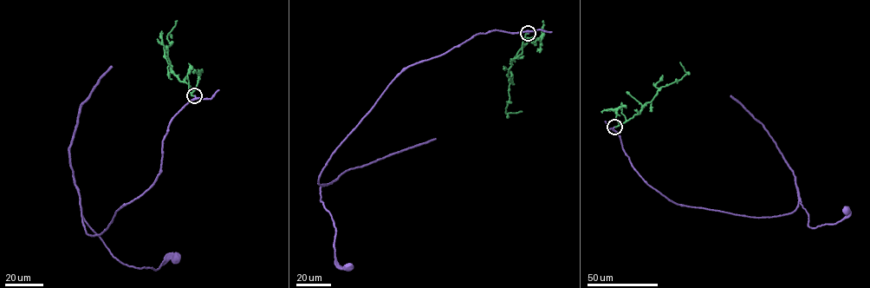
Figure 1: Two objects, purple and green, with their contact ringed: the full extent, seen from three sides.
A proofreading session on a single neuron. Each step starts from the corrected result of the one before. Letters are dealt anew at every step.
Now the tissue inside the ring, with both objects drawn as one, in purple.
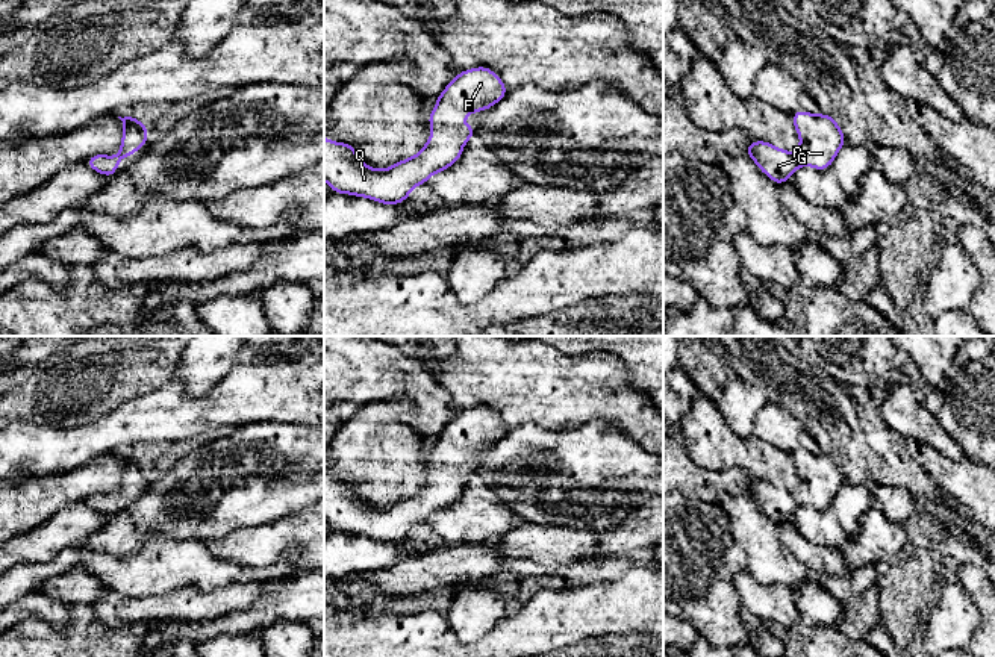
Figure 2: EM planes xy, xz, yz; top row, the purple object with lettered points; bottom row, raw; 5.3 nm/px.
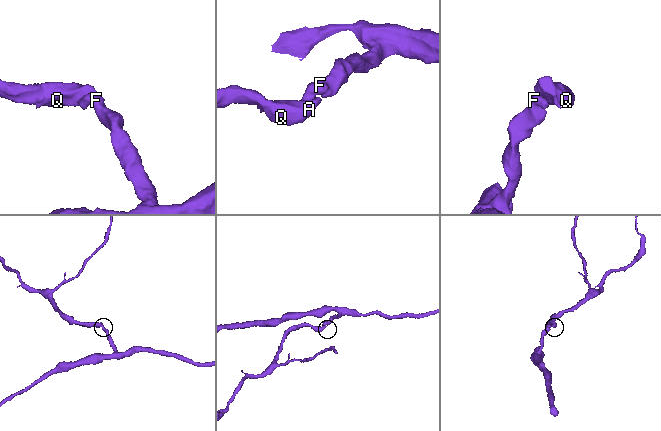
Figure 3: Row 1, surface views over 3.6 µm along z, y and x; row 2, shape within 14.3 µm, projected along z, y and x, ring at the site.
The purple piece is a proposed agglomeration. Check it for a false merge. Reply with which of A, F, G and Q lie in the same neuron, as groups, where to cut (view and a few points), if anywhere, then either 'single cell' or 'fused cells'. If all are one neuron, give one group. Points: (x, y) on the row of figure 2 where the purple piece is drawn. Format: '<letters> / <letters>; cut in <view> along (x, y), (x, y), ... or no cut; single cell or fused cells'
A F G Q; no cut; single cell

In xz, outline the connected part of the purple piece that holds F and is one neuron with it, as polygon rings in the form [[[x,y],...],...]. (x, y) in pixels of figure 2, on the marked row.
[[[488,67],[465,70],[439,94],[429,117],[435,132],[418,154],[386,170],[373,170],[356,156],[356,145],[324,138],[324,180],[338,194],[398,204],[432,174],[457,162],[466,141],[477,133],[473,126],[457,123],[469,112],[492,107],[506,94],[503,80]]]

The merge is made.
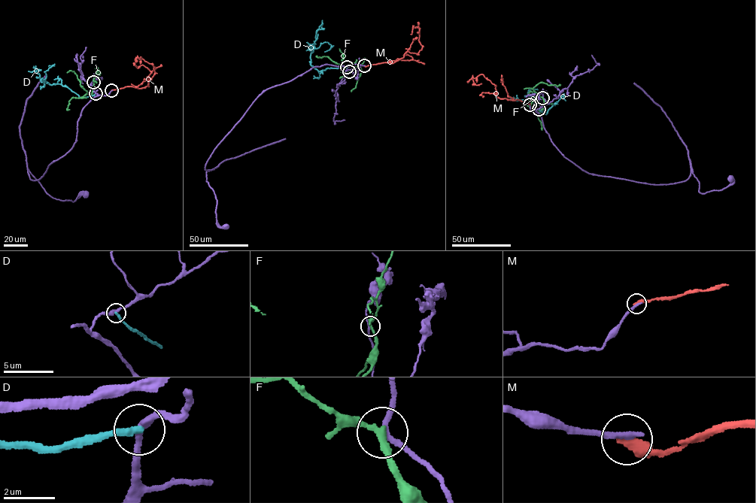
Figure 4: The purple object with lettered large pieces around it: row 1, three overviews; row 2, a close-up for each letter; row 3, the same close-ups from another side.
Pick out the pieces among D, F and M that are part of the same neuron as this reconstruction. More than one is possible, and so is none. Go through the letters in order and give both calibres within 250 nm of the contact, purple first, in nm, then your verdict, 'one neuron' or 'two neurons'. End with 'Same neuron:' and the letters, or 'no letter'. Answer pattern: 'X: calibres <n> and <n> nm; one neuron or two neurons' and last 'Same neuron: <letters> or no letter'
D: calibres 280 and 260 nm; two neurons
F: calibres 180 and 240 nm; two neurons
M: calibres 280 and 400 nm; two neurons
Same neuron: no letter

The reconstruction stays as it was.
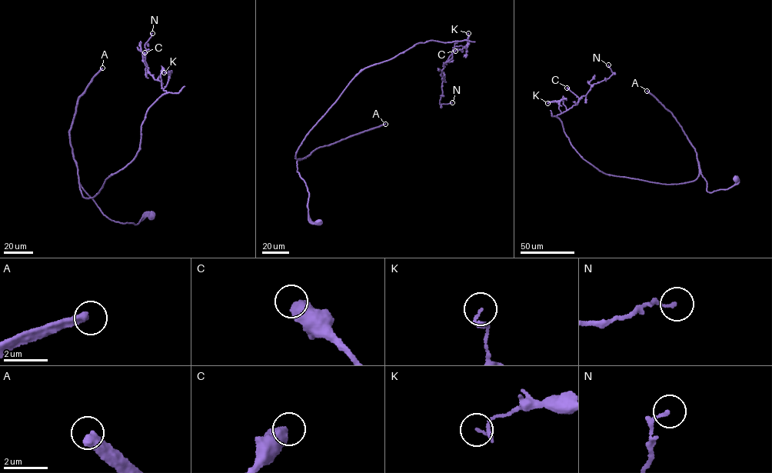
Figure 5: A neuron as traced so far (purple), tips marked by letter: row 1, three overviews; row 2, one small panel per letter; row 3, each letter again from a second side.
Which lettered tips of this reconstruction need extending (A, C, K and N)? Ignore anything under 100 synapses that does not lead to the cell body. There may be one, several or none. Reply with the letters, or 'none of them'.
A

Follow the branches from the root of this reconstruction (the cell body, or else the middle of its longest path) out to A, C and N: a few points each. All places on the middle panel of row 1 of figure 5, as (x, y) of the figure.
A: (318, 221), (314, 224), (308, 214), (308, 192), (297, 172), (297, 161), (306, 158), (320, 147), (385, 124)
C: (318, 221), (294, 158), (310, 131), (364, 69), (430, 40), (457, 41), (444, 63), (455, 51)
N: (318, 221), (308, 214), (295, 156), (357, 74), (420, 42), (457, 41), (441, 74), (439, 104), (452, 102)

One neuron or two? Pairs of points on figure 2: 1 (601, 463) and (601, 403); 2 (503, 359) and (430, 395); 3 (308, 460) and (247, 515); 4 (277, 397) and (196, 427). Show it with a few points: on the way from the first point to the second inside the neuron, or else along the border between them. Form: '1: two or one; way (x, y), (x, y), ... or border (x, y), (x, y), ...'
1: two; border (567, 427), (591, 421), (608, 421), (632, 441)
2: two; border (432, 374), (449, 394), (450, 404), (458, 412)
3: one; way (294, 476), (277, 492), (270, 492), (262, 500)
4: one; way (258, 397), (241, 397), (215, 409)

